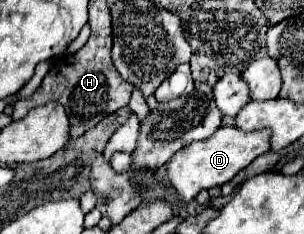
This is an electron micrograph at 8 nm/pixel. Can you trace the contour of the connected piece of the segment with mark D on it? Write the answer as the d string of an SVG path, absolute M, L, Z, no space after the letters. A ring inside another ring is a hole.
M222 126L208 140L192 142L186 148L178 150L168 162L168 180L172 188L178 192L178 196L184 202L188 202L200 190L208 190L214 186L222 186L224 182L230 182L254 158L268 152L270 150L268 138L270 138L270 130L254 130L254 132L242 130L240 132L240 128L236 126Z

